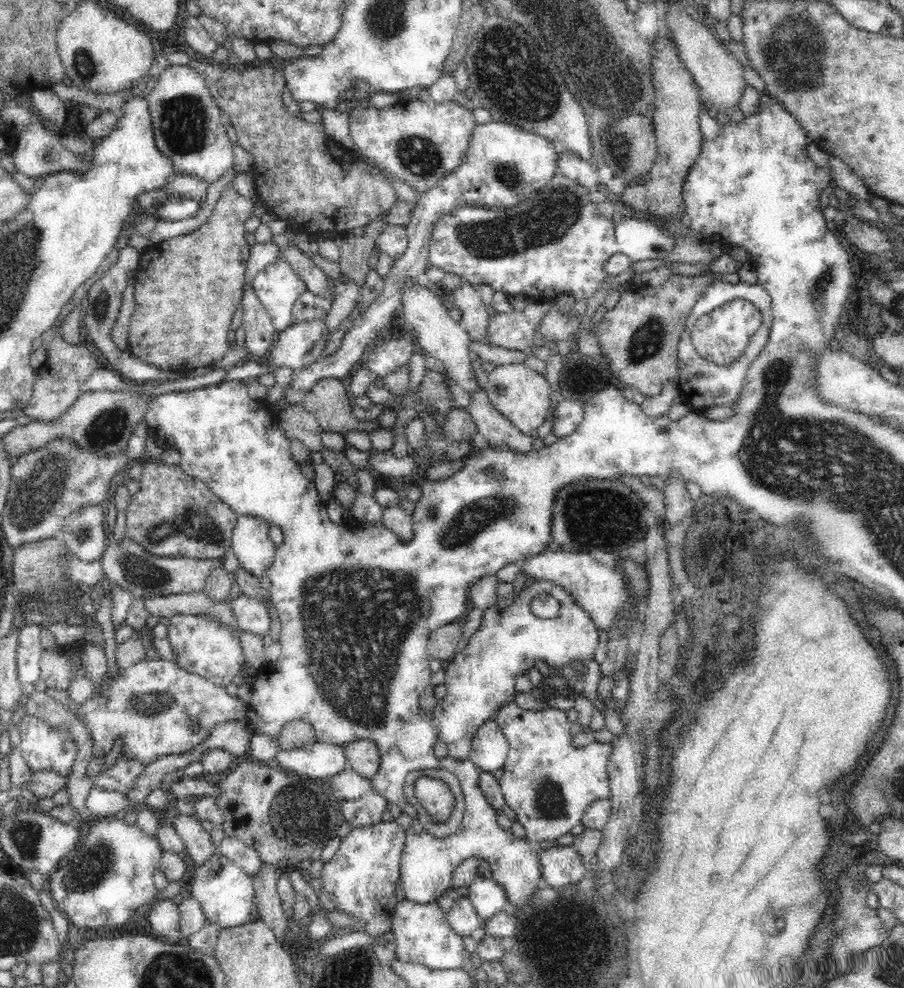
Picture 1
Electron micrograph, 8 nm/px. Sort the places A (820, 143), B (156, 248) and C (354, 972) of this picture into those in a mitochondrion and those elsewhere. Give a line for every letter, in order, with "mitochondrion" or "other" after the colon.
A: other
B: other
C: mitochondrion

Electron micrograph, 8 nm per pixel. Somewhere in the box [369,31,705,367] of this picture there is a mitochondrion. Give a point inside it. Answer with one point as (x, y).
(541, 222)

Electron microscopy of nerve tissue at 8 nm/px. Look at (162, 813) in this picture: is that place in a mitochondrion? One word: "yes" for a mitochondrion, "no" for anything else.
no

